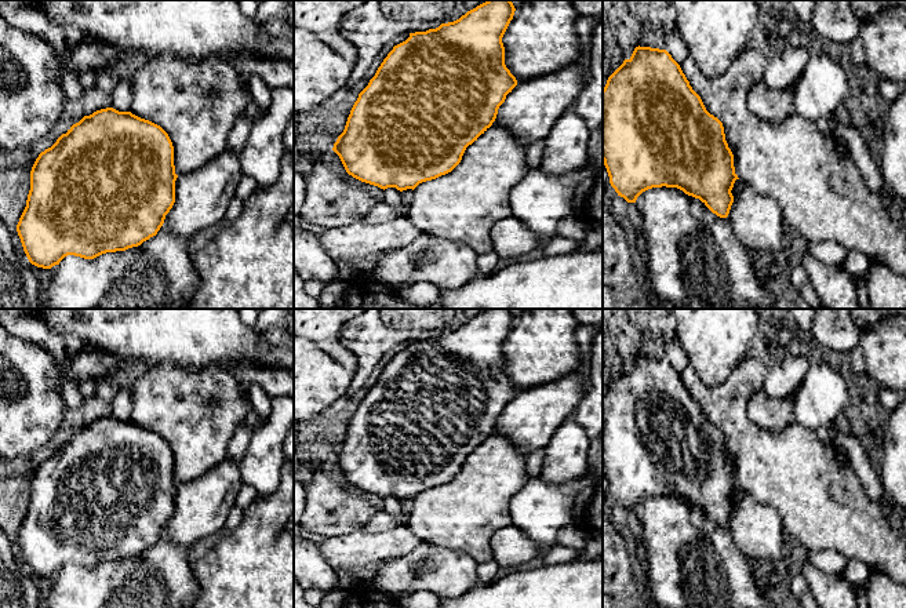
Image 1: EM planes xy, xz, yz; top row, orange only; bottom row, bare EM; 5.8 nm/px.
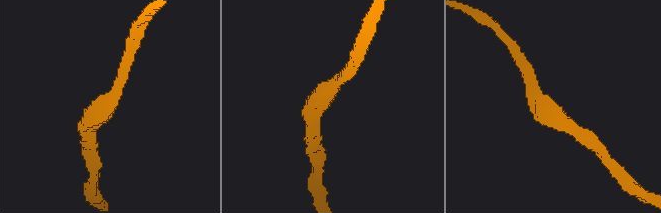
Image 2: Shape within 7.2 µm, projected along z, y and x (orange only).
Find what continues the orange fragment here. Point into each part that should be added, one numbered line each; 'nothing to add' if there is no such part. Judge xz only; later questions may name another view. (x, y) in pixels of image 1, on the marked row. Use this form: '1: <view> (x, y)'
1: xz (462, 206)

